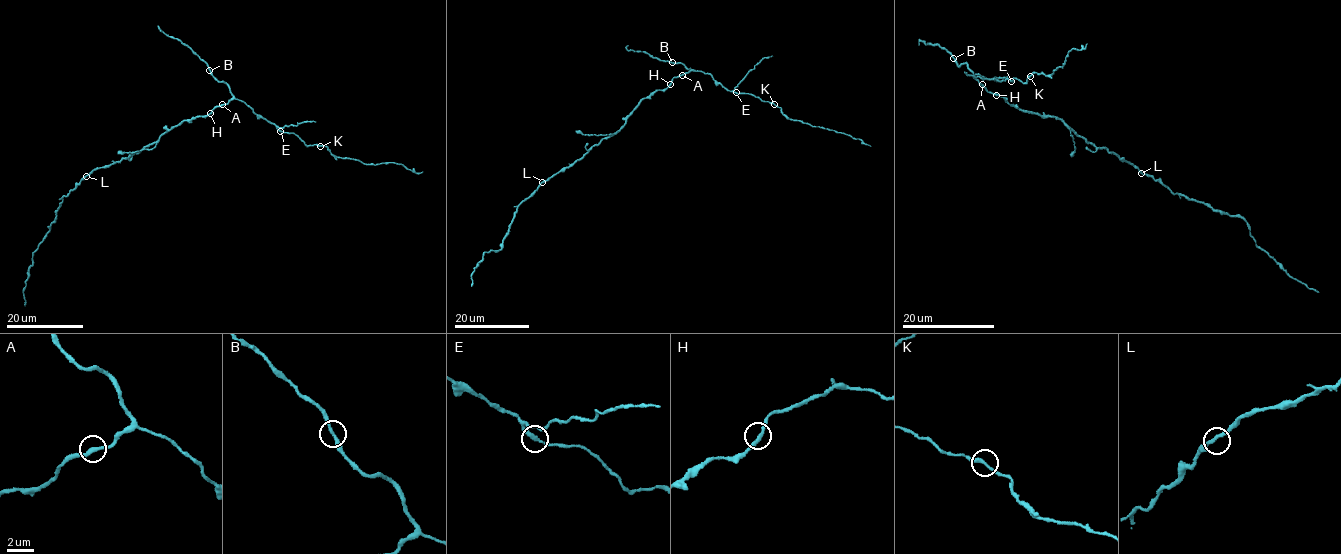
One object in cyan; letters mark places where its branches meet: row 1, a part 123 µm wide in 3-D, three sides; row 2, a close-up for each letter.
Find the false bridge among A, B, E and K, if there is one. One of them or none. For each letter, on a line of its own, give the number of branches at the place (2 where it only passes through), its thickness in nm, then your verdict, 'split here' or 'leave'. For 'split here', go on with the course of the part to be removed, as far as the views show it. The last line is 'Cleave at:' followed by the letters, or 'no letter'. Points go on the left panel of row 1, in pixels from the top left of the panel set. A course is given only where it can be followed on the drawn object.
A: branches 2; calibre 260 nm; leave
B: branches 2; calibre 240 nm; leave
E: branches 2; calibre 240 nm; leave
K: branches 2; calibre 260 nm; leave
Cleave at: no letter

